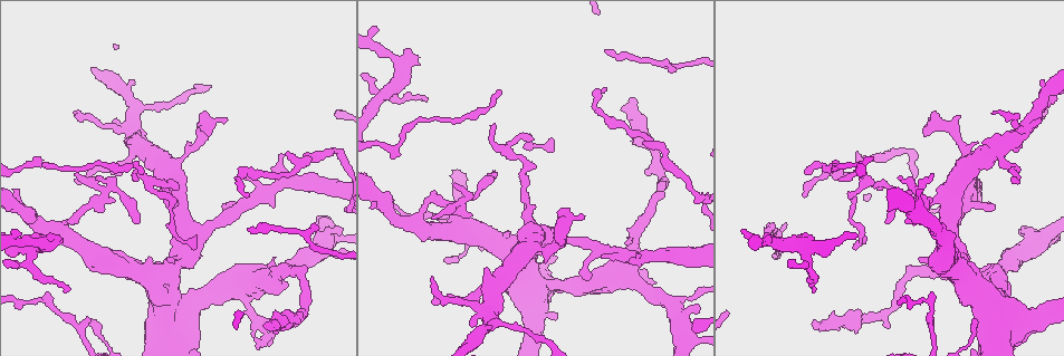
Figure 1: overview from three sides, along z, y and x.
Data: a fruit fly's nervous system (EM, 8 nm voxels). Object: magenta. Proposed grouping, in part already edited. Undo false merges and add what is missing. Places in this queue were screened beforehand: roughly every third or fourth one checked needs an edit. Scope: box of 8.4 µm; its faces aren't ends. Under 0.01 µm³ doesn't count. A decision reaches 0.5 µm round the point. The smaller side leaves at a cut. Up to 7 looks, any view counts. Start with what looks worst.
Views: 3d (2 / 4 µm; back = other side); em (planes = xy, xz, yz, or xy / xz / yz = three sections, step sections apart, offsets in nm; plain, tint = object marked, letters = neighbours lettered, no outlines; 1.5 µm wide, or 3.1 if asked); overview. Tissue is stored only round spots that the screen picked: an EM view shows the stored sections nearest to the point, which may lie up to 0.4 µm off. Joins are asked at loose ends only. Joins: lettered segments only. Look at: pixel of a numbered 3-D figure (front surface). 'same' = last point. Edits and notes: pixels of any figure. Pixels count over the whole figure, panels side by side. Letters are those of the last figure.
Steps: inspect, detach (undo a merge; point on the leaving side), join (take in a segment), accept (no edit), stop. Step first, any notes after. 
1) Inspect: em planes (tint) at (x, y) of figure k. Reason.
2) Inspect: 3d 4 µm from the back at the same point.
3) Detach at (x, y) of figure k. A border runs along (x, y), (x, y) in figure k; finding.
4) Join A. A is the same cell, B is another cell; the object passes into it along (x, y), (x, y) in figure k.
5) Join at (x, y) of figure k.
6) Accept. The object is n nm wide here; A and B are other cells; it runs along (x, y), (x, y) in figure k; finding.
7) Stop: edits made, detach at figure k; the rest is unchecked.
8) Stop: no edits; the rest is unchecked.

Inspect: 3d 4 µm at (993, 113) of figure 1. Thin end.

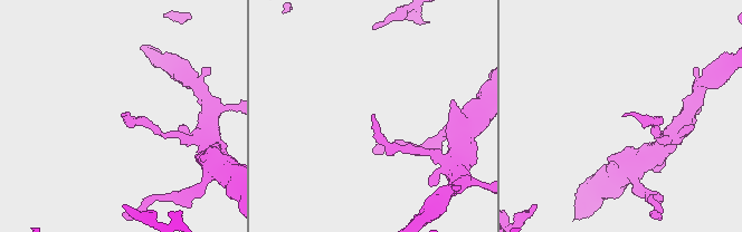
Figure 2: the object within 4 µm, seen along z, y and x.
Inspect: em yz step 4 (letters) at (622, 115) of figure 2. Now the EM.

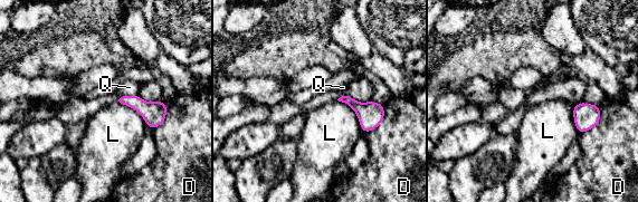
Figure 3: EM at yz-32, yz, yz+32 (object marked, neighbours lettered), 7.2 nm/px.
Inspect: em planes (letters) at the same point. Another direction.

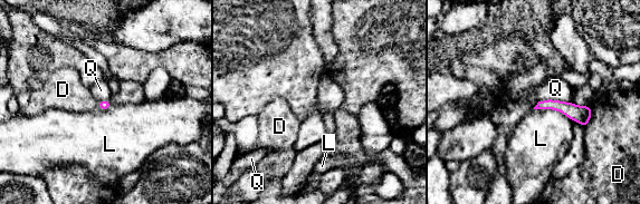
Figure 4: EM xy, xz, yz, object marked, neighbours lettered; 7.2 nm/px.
Accept. The object is 70 nm wide here; D, L and Q are other cells; it runs along (540, 105), (559, 105), (588, 116) in figure 4; no lettered segment goes on from it.

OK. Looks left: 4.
Inspect: 3d 2 µm at (179, 194) of figure 1.

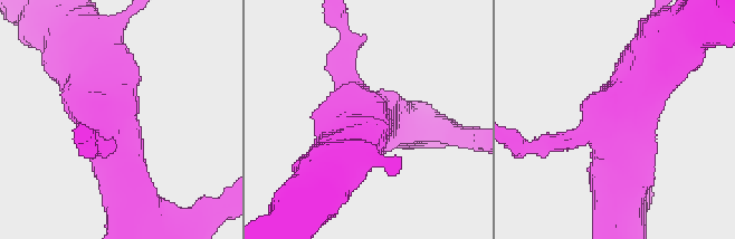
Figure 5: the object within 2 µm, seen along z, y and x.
Inspect: em xy step 4 (tint) at (622, 127) of figure 5. 3 arms meet here; the arms are 160, 380, 420 nm wide.

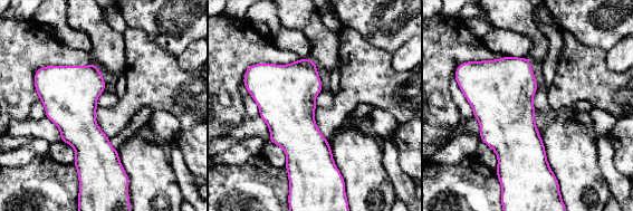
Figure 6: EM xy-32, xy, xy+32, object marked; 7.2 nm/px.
Inspect: em planes (letters) at the same point.

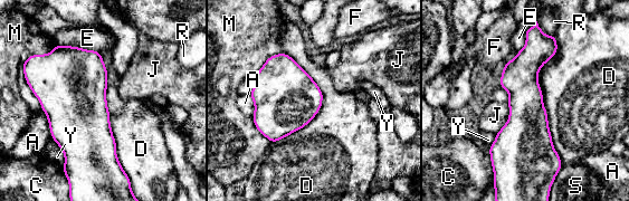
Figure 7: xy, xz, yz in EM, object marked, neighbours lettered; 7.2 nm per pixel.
Accept. The longest contact is with D, 950 nm; A, C, D, E, F, J, M, R, S and Y are other cells; a border runs along (41, 108), (46, 115), (51, 137) in figure 7; all the same cell.

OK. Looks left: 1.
Stop: no edits; the rest is unchecked.

